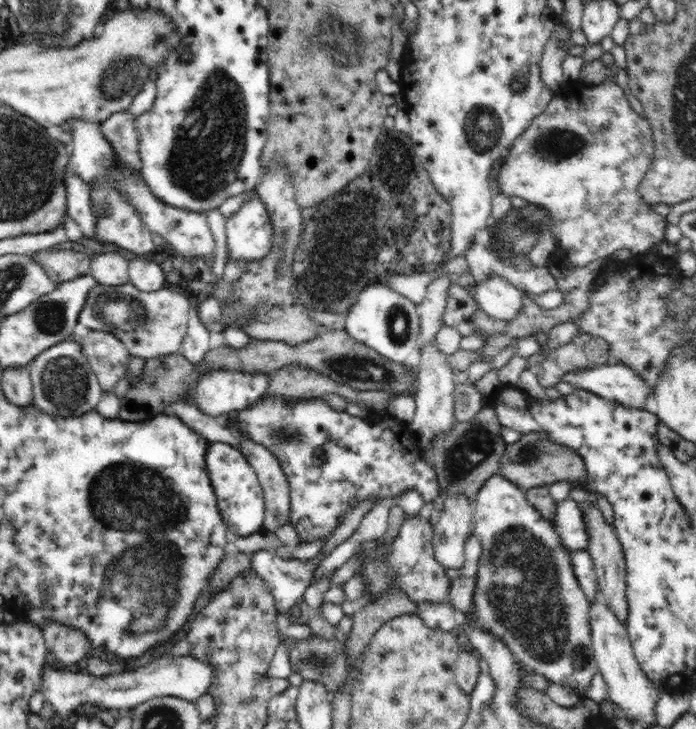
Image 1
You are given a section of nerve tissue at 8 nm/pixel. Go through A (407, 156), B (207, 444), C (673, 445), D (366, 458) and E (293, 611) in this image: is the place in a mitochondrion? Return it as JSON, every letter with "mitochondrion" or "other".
{"A":"other","B":"other","C":"other","D":"other","E":"other"}

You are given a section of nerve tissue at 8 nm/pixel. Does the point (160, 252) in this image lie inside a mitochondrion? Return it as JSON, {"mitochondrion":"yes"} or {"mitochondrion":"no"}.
{"mitochondrion":"no"}

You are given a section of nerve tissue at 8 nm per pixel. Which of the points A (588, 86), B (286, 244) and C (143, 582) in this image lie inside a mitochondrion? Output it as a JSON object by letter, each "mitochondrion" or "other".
{"A":"other","B":"mitochondrion","C":"mitochondrion"}

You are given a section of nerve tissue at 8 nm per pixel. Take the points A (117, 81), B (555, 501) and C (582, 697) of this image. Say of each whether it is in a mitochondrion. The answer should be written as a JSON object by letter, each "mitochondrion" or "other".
{"A":"mitochondrion","B":"other","C":"other"}

